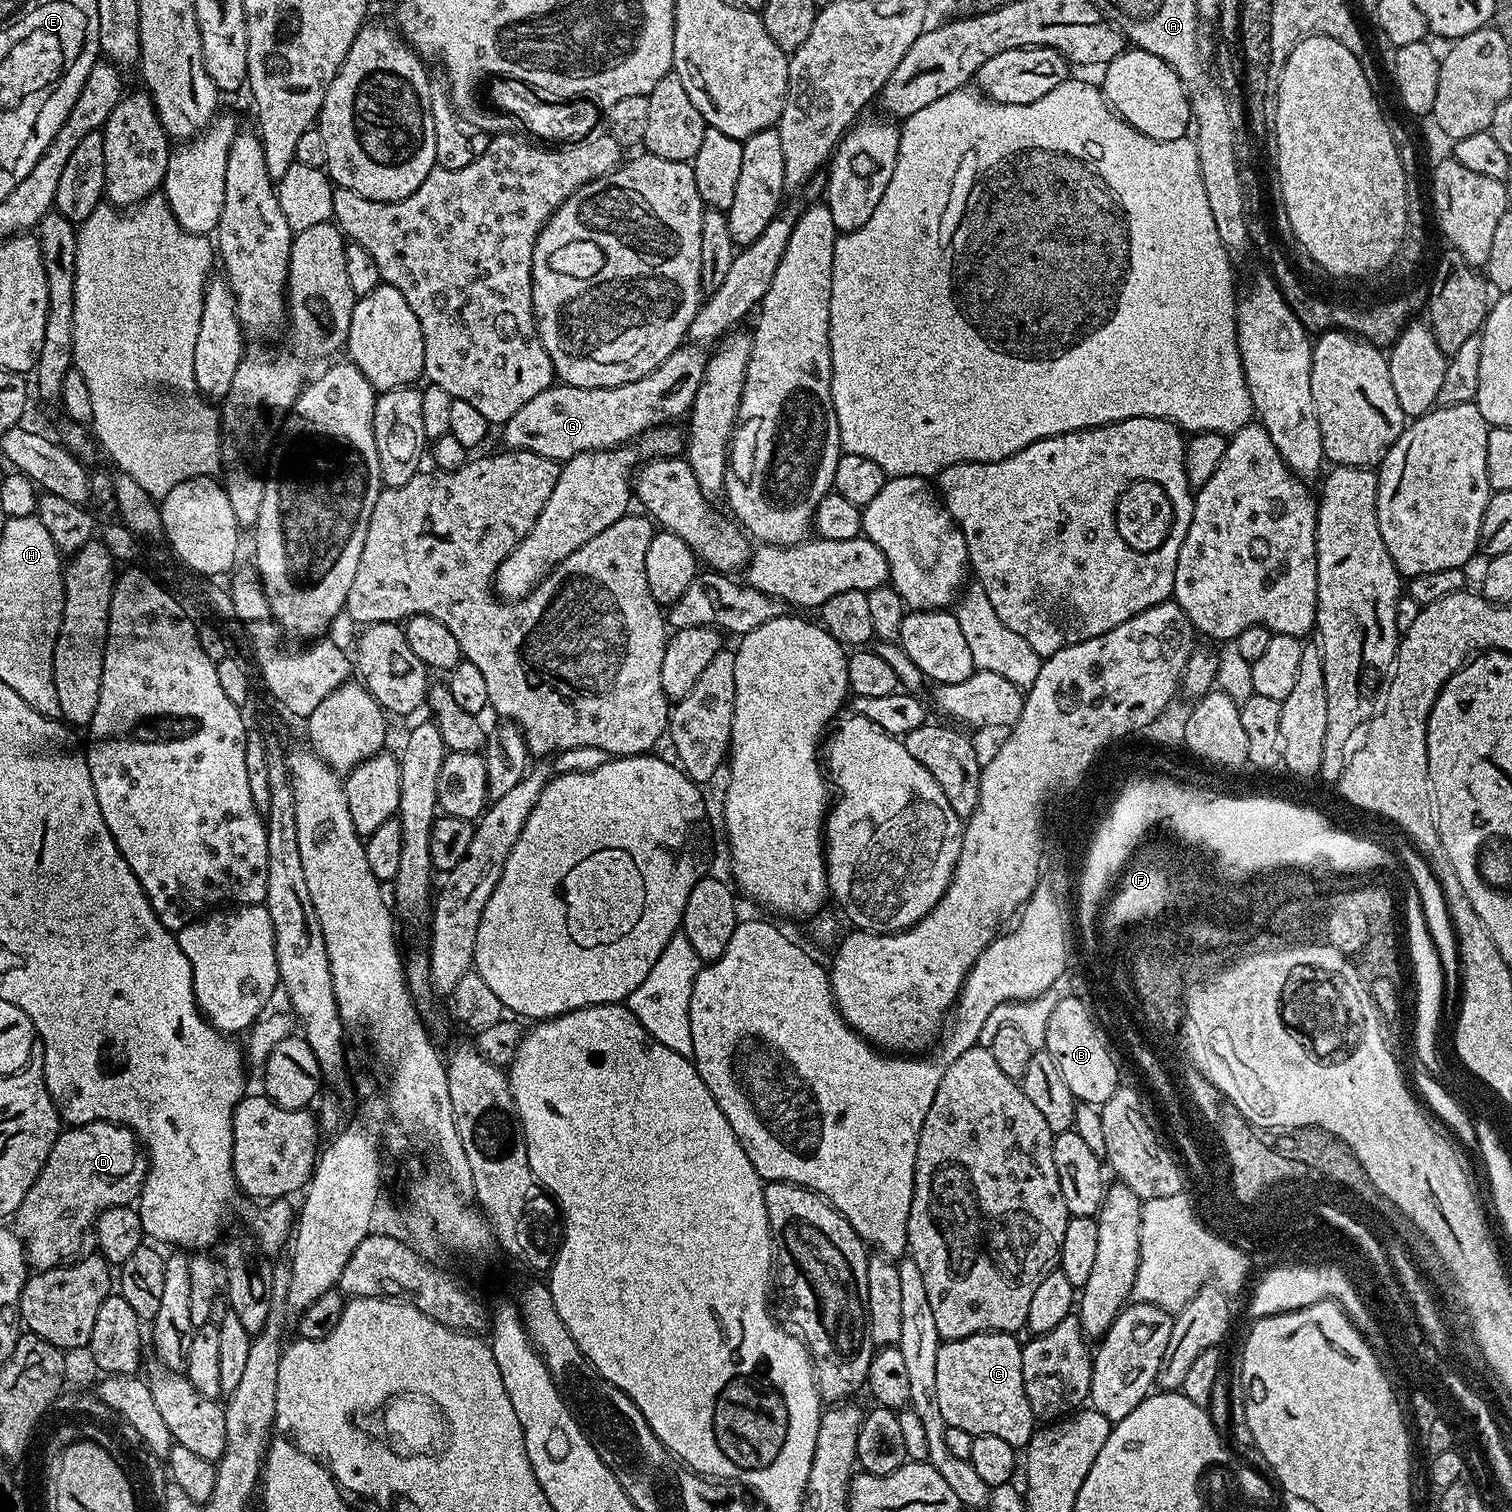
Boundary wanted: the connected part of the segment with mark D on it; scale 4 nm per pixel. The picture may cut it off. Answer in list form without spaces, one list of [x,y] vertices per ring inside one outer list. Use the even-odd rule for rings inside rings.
[[[91,1120],[89,1124],[65,1127],[61,1131],[60,1137],[54,1142],[54,1146],[50,1150],[50,1158],[46,1158],[46,1162],[42,1166],[42,1170],[38,1174],[34,1186],[30,1186],[26,1198],[22,1198],[22,1206],[18,1206],[14,1217],[14,1231],[24,1242],[24,1252],[28,1256],[29,1265],[36,1272],[45,1272],[51,1268],[61,1267],[65,1262],[75,1262],[85,1256],[93,1255],[94,1249],[97,1247],[96,1220],[100,1217],[100,1213],[108,1208],[122,1208],[131,1205],[139,1197],[147,1173],[148,1157],[145,1149],[140,1141],[136,1139],[136,1135],[129,1128],[124,1127],[123,1124],[112,1124],[109,1120]]]

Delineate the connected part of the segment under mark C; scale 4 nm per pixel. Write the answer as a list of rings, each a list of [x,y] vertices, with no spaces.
[[[979,1332],[961,1340],[946,1340],[938,1350],[938,1406],[949,1428],[966,1430],[966,1434],[981,1436],[994,1434],[1010,1442],[1014,1449],[1023,1449],[1038,1427],[1030,1410],[1026,1390],[1022,1386],[1022,1344],[1011,1332]]]

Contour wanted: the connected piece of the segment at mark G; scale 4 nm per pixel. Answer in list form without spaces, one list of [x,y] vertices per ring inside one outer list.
[[[696,346],[675,348],[670,358],[666,358],[666,362],[659,364],[653,372],[634,382],[626,382],[622,386],[579,388],[560,382],[542,390],[538,398],[530,398],[530,402],[526,402],[526,406],[522,406],[522,410],[518,410],[514,418],[510,418],[502,425],[503,447],[518,452],[542,454],[551,460],[563,462],[583,452],[597,452],[603,448],[618,448],[627,445],[652,428],[676,422],[680,415],[683,417],[691,409],[694,398],[698,394],[698,386],[704,377],[706,356],[700,352],[703,351]]]

